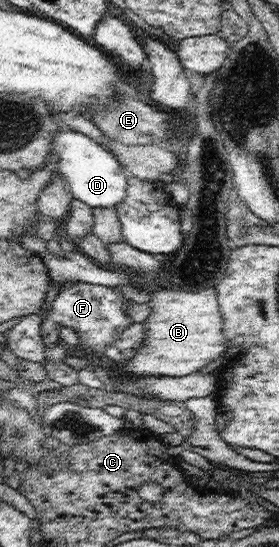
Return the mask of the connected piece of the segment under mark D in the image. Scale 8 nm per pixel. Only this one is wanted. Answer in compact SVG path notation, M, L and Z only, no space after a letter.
M58 132L52 144L51 155L57 154L56 171L65 178L72 197L90 208L111 208L125 197L128 174L110 151L80 132Z

